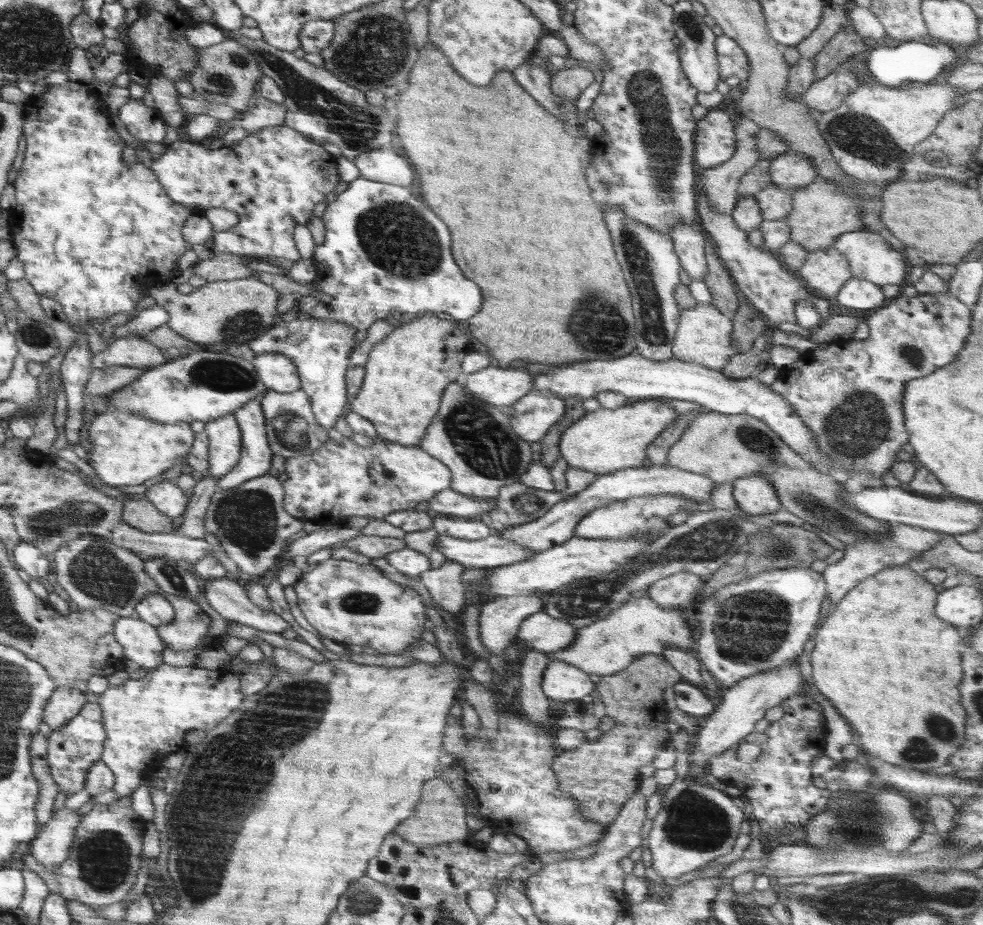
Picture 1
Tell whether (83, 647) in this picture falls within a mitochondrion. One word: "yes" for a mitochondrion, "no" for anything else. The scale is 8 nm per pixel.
no

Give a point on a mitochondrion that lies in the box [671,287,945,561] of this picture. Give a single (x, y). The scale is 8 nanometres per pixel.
(857, 429)

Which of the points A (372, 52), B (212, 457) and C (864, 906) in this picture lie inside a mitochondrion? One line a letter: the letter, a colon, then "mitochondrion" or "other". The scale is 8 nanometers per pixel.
A: mitochondrion
B: other
C: mitochondrion

